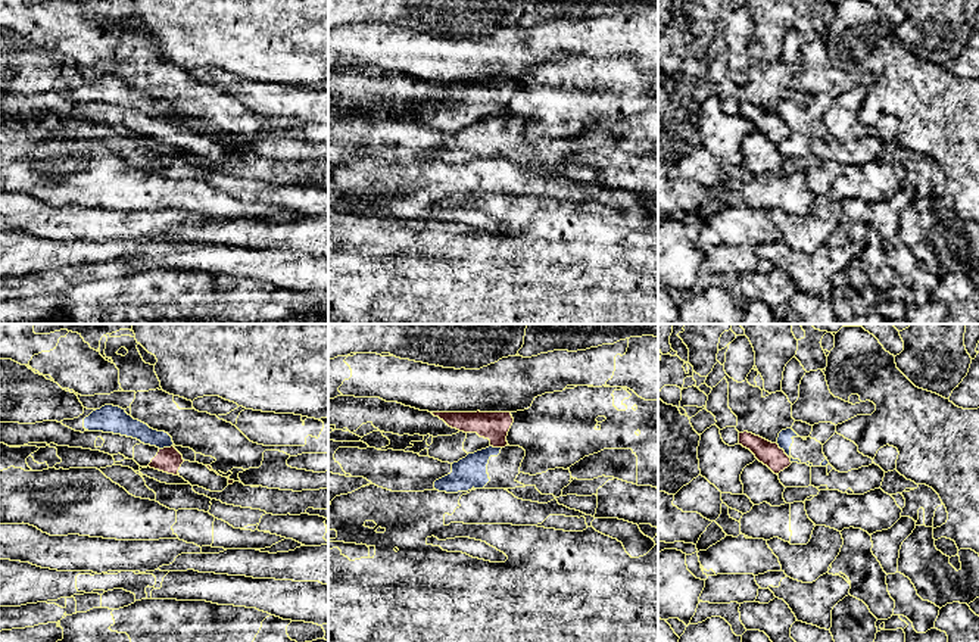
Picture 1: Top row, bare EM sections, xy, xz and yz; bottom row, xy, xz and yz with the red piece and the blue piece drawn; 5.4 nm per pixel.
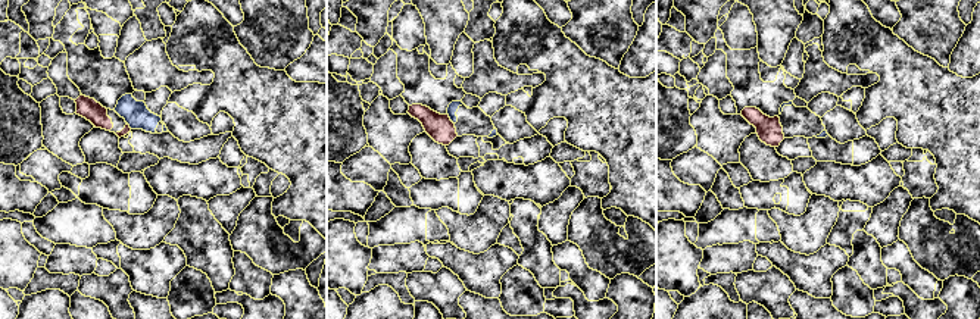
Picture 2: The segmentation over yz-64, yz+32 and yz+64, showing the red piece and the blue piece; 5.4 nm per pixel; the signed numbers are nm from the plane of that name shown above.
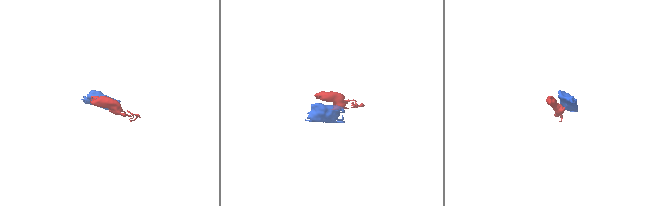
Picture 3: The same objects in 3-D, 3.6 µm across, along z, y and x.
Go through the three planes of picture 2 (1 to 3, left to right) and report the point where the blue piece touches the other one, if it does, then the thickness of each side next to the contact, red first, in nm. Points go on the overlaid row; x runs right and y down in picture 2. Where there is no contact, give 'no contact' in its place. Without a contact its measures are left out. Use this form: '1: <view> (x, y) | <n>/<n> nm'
1: yz-64 (128, 125) | 40/140 nm
2: yz+32 (449, 119) | 150/60 nm
3: no contact

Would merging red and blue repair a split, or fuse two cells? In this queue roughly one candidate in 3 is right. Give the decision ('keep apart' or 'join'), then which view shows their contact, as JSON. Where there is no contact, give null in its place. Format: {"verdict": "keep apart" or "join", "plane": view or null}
{"verdict": "keep apart", "plane": "yz"}

